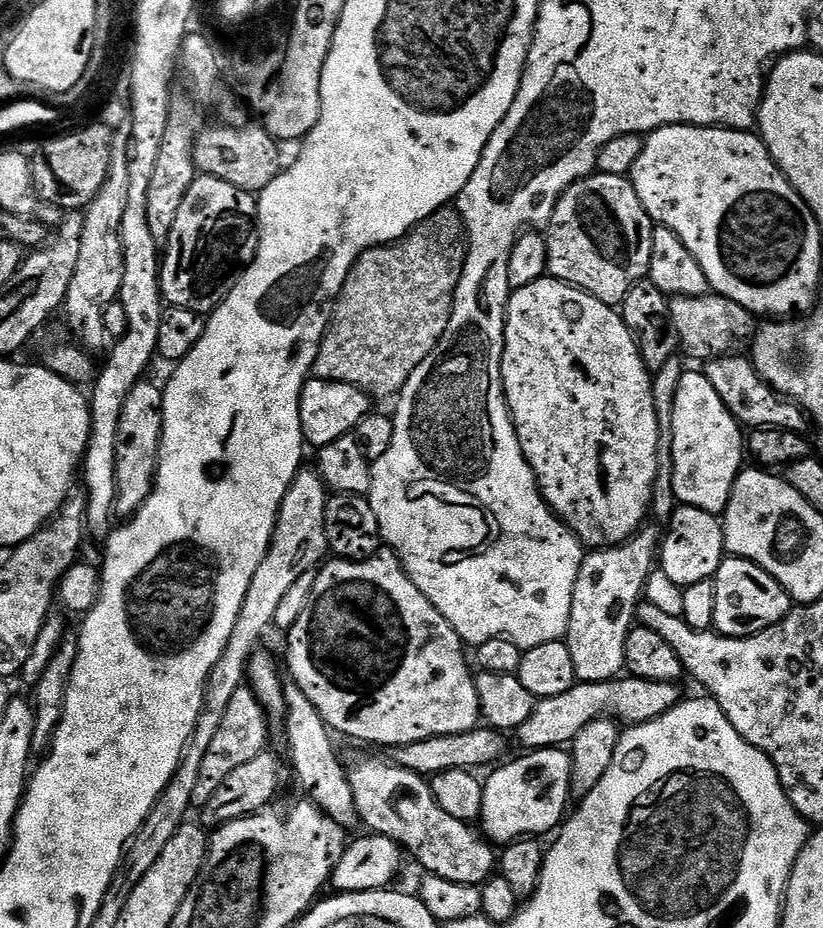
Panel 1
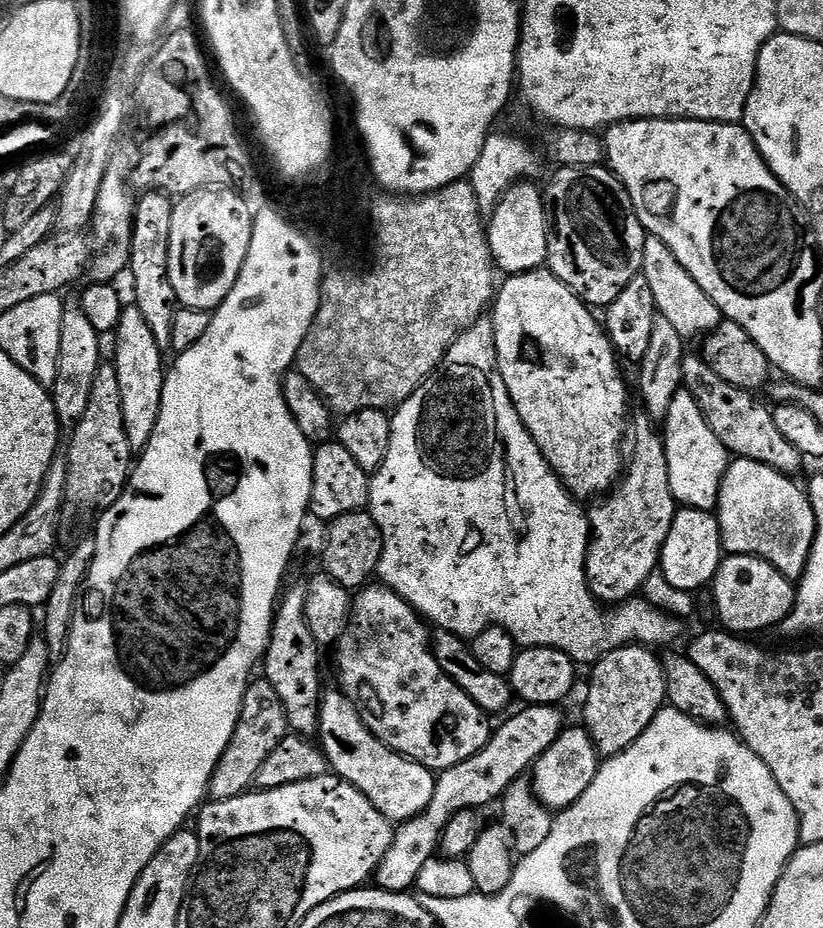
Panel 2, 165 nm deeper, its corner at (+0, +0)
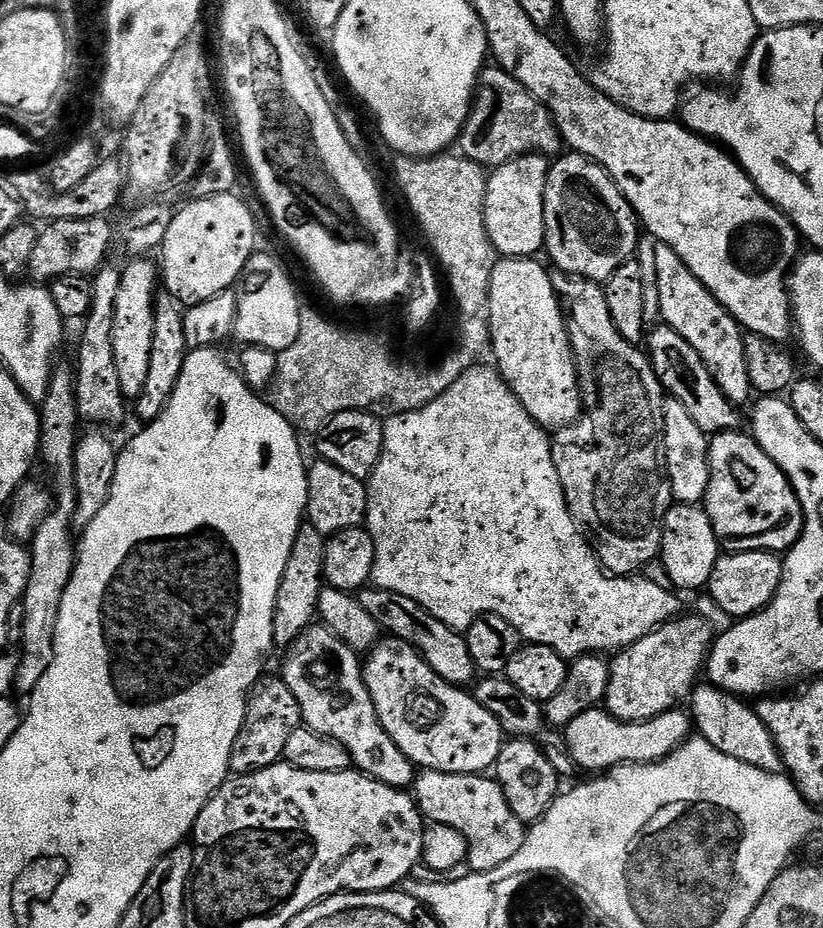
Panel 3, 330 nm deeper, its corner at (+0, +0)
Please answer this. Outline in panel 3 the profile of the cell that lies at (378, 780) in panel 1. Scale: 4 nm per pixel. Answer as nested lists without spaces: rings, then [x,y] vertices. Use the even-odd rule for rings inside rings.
[[[313,626],[306,629],[290,645],[288,654],[288,661],[284,664],[282,675],[286,686],[290,686],[294,698],[298,698],[303,727],[314,730],[319,736],[328,736],[340,743],[350,754],[353,765],[372,779],[391,788],[407,789],[414,780],[414,765],[411,760],[406,758],[406,754],[402,754],[402,750],[398,750],[398,746],[392,741],[390,734],[386,734],[386,730],[374,710],[370,690],[366,690],[364,666],[358,653],[350,650],[350,646],[346,646],[346,642],[342,642],[342,638],[338,638],[328,628]]]

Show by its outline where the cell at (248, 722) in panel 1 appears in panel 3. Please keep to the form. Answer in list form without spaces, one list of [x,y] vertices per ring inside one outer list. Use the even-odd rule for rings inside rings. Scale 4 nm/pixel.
[[[261,675],[248,694],[244,721],[238,730],[238,738],[234,738],[234,746],[230,750],[228,771],[232,776],[254,774],[258,770],[266,770],[281,763],[290,734],[294,734],[294,730],[301,727],[298,698],[294,698],[290,686],[286,686],[283,675],[268,675]]]

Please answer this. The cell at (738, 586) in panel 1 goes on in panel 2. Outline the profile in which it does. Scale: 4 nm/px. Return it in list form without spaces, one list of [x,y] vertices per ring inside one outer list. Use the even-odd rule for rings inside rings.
[[[725,555],[710,585],[716,612],[725,629],[733,634],[760,632],[763,628],[783,625],[796,606],[796,588],[770,562],[757,556]]]

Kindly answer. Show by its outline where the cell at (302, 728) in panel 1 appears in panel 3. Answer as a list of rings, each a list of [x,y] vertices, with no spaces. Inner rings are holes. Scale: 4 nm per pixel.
[[[304,522],[300,525],[297,537],[294,538],[293,550],[286,562],[286,570],[282,574],[282,582],[278,586],[278,598],[274,606],[274,634],[272,643],[277,649],[287,649],[296,639],[313,627],[317,619],[318,598],[324,589],[324,542],[325,537],[320,535],[314,526]]]

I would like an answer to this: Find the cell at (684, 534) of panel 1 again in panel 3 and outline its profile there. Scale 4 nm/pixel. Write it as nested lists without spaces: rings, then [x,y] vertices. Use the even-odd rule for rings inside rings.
[[[673,503],[664,516],[664,537],[659,555],[666,566],[666,574],[670,574],[672,588],[681,593],[692,592],[695,588],[703,589],[721,555],[722,545],[714,534],[707,511],[695,504]]]

